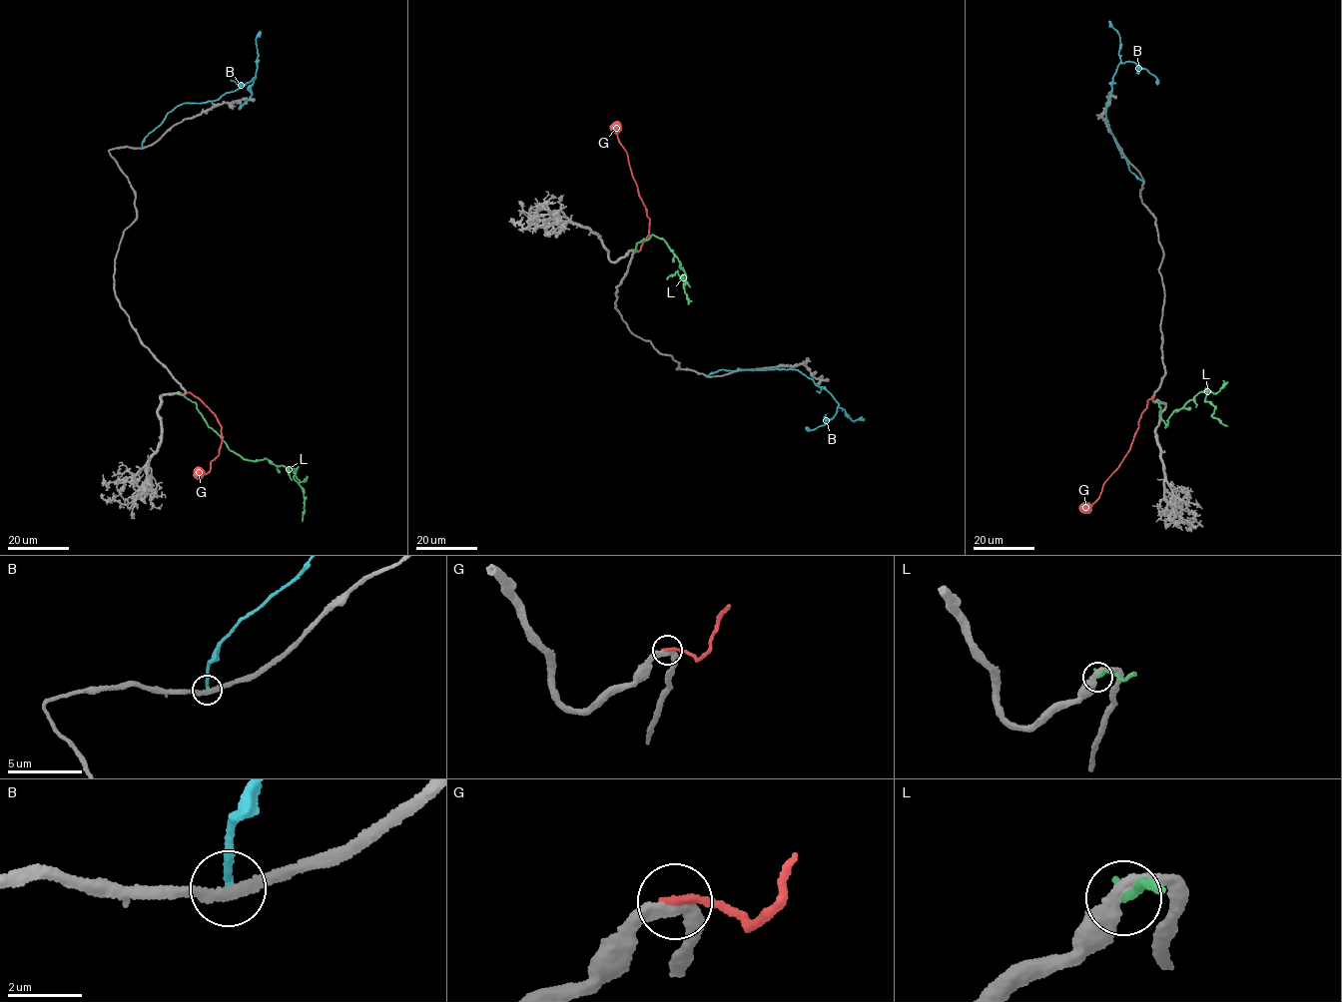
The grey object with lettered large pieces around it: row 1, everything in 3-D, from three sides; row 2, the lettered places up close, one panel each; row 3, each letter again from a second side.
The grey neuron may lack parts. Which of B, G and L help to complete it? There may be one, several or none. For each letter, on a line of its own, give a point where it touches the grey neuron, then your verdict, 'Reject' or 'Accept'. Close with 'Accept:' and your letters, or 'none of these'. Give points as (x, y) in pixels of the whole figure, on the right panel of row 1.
B: Touches grey at (1144, 182). Reject
G: Touches grey at (1152, 400). Accept
L: Touches grey at (1154, 401). Reject
Accept: G

